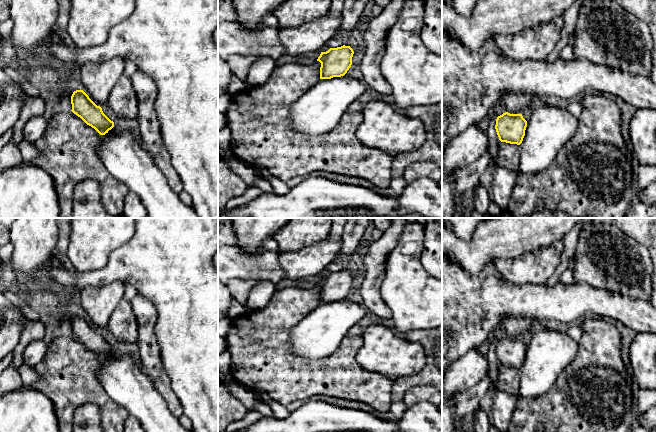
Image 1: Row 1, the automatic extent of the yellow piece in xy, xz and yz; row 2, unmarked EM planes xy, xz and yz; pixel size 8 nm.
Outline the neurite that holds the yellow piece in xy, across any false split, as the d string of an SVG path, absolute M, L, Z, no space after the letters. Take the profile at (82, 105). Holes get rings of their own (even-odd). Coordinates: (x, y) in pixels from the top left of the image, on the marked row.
M76 90L71 96L72 112L100 135L105 135L114 127L111 121L83 90Z

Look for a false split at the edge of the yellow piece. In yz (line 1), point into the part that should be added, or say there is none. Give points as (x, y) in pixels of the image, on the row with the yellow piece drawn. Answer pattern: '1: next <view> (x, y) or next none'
1: next none

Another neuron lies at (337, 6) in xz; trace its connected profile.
M332 0L332 5L329 14L333 17L339 16L344 8L345 1L346 0Z

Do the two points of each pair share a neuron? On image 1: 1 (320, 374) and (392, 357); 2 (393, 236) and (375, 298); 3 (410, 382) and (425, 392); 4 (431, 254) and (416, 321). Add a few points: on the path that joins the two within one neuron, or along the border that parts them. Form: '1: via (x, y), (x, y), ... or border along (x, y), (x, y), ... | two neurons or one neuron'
1: border along (362, 342), (357, 362), (366, 370), (382, 374) | two neurons
2: via (378, 251), (375, 258), (374, 283) | one neuron
3: border along (431, 385), (411, 387), (402, 400) | two neurons
4: border along (422, 248), (420, 263), (431, 276) | two neurons

